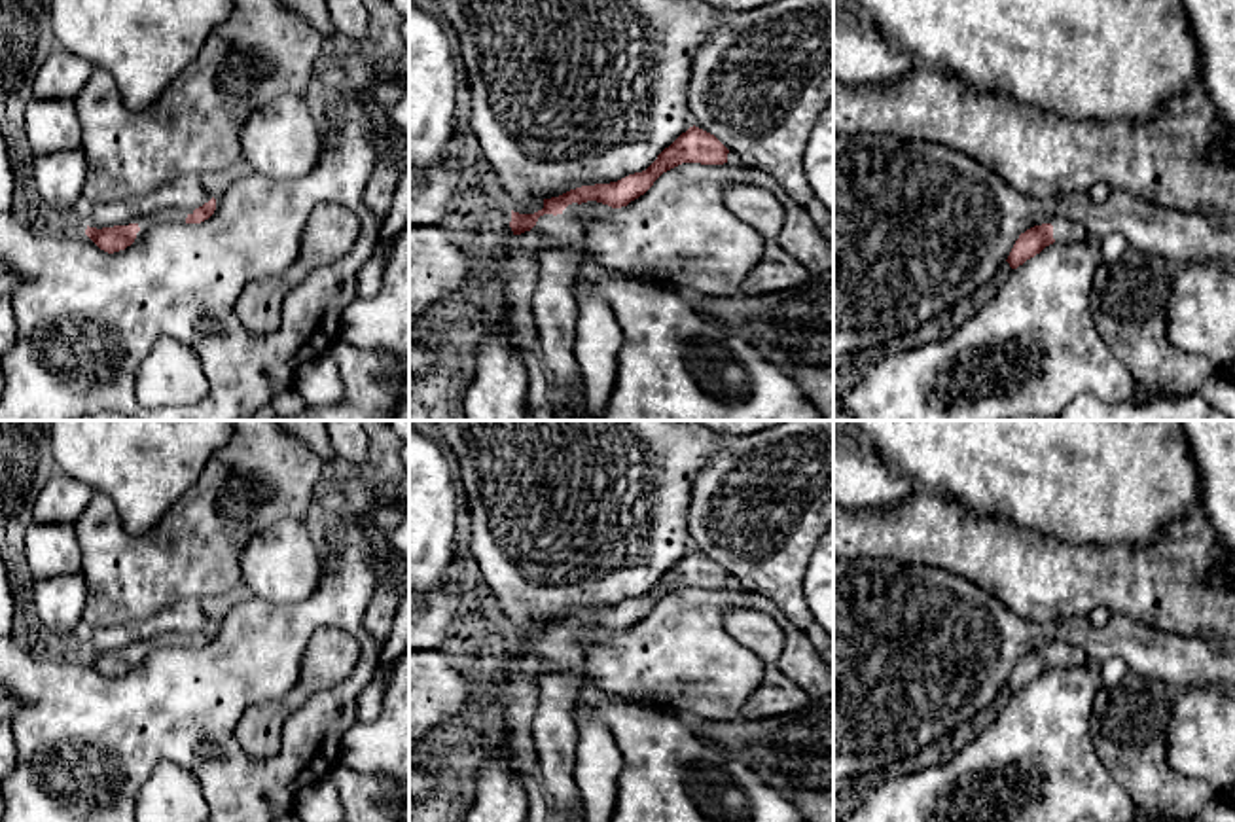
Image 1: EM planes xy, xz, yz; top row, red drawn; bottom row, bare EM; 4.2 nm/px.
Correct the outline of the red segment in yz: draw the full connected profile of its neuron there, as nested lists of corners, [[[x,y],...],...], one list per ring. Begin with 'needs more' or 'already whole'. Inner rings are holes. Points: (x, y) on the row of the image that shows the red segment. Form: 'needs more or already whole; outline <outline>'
needs more; outline [[[1051,218],[1021,233],[1006,261],[1011,269],[1017,269],[1053,242],[1070,244],[1082,241],[1087,241],[1087,231],[1080,222]]]

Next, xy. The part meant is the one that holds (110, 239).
needs more; outline [[[212,197],[203,206],[189,208],[161,208],[148,216],[133,218],[114,227],[89,227],[85,235],[104,252],[114,254],[125,250],[133,242],[140,241],[157,223],[201,223],[208,220],[216,210],[216,199]]]

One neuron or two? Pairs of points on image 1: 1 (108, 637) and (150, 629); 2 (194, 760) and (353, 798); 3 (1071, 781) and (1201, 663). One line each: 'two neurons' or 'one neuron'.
1: one neuron
2: two neurons
3: two neurons

